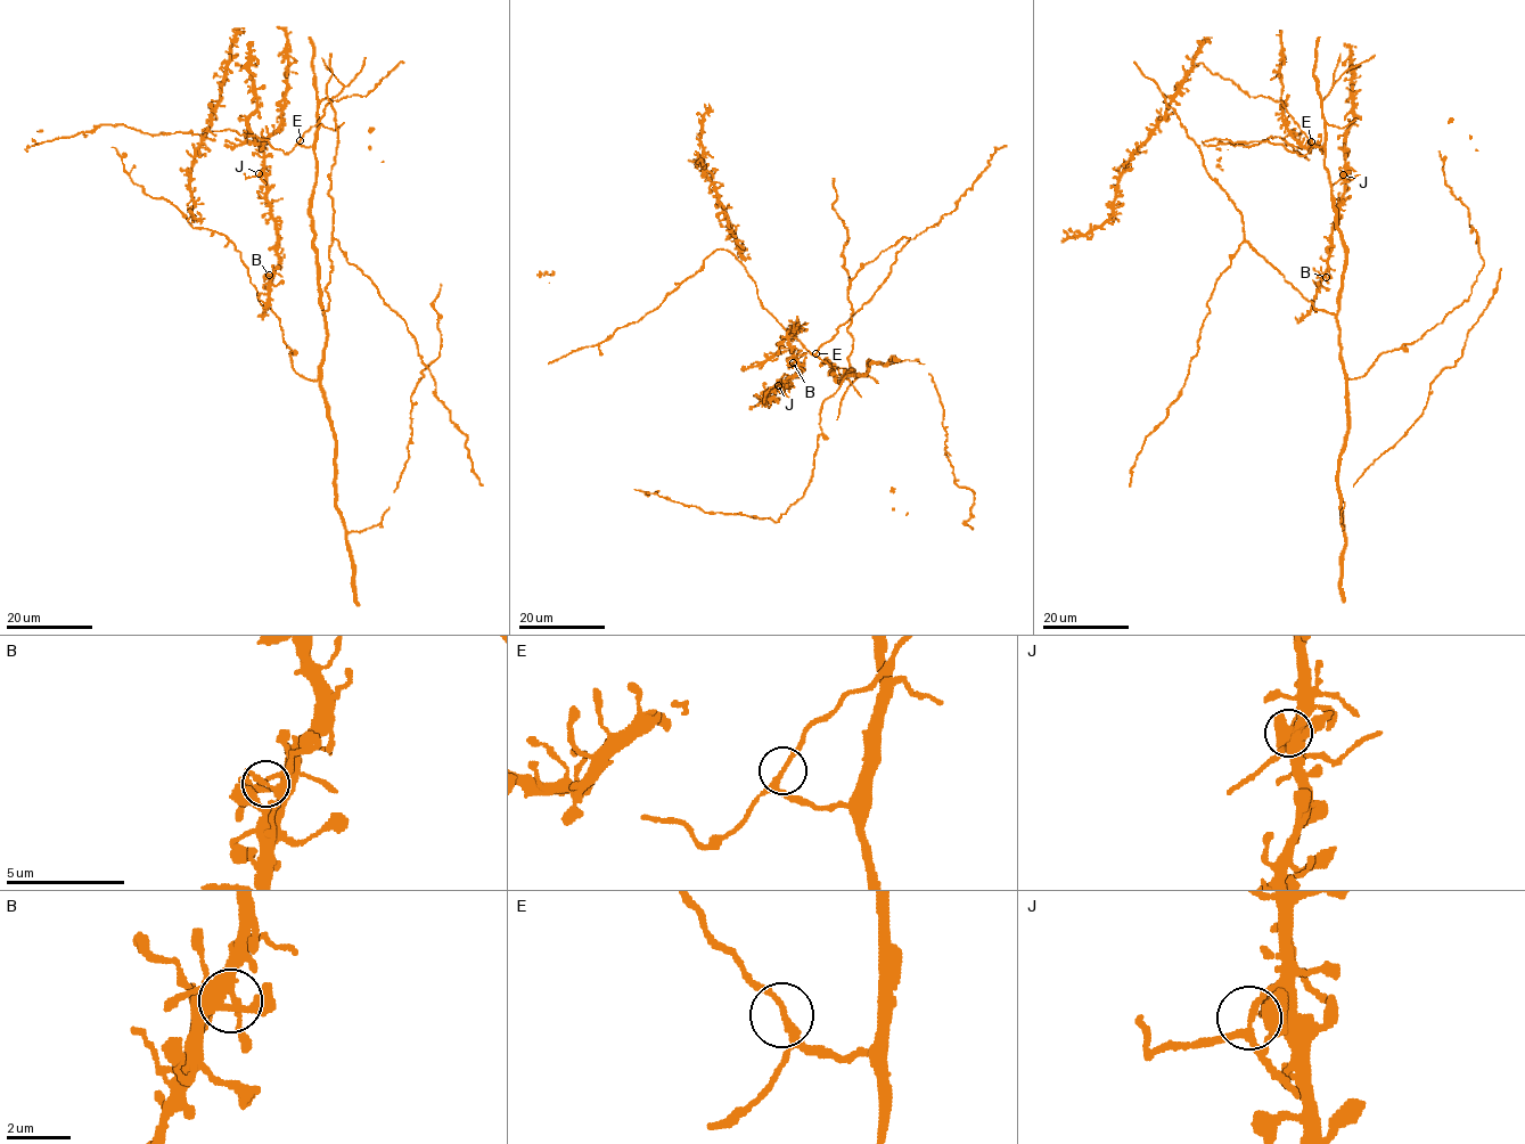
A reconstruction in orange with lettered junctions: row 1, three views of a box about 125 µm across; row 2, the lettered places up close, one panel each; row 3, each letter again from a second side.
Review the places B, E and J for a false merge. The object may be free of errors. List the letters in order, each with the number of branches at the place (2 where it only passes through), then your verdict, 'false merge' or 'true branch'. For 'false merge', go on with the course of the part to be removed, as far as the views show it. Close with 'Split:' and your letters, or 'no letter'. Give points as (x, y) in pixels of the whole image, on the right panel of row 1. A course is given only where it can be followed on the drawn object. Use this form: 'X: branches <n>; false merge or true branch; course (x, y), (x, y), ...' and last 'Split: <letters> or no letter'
B: branches 3; true branch
E: branches 3; true branch
J: branches 3; false merge; course (1342, 174), (1351, 179), (1360, 174)
Split: J

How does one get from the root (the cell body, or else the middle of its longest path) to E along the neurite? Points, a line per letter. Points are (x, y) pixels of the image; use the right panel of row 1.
E: (1338, 292), (1345, 245), (1325, 165), (1325, 148), (1311, 141)

